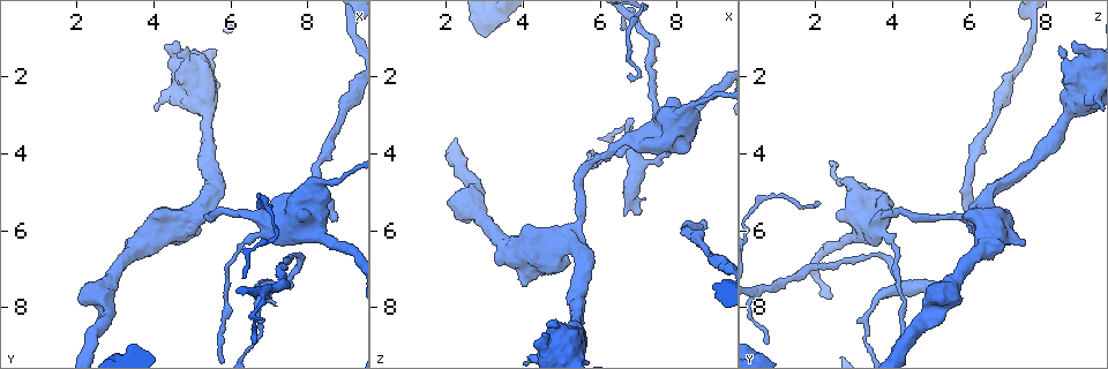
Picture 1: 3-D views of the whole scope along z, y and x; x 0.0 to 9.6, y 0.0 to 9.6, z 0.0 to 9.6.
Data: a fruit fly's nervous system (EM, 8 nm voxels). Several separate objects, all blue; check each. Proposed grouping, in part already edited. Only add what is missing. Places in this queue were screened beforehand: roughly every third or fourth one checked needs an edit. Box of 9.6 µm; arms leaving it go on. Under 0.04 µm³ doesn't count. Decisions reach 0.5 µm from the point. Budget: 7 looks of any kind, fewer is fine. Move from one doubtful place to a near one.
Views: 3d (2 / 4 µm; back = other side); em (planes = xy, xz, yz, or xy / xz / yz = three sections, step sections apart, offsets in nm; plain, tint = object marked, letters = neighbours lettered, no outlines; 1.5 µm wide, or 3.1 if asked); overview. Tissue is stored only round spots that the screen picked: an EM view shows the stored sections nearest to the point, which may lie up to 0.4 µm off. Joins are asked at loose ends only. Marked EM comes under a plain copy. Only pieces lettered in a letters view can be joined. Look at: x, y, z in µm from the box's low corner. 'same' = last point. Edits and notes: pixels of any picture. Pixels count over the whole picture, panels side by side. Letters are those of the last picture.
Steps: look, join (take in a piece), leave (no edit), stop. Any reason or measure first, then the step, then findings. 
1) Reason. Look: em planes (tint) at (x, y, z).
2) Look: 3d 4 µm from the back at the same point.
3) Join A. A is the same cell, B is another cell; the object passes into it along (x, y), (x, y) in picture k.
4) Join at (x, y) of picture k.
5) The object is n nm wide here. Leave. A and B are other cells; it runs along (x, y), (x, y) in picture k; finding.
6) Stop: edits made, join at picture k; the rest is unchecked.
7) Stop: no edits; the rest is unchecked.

Look: 3d 2 µm at (6.65, 8.90, 0.75).

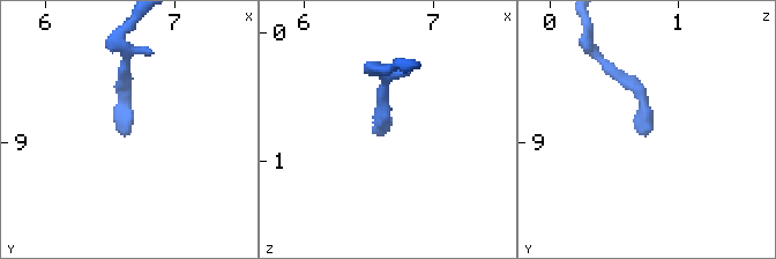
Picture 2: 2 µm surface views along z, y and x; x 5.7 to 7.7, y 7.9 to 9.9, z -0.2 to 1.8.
Look: em planes (letters) at (6.60, 8.96, 0.76).

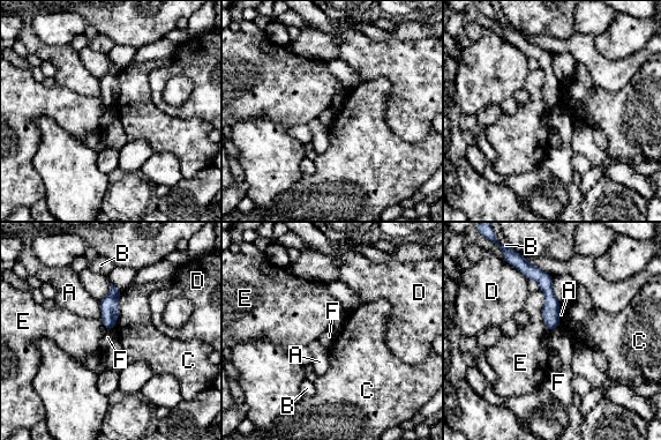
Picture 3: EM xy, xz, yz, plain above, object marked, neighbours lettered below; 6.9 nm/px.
The object is 120 nm wide here. Leave. A, B, C, D, E and F are other cells; none of them fits.

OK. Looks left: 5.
An open end. Look: 3d 2 µm at (4.05, 6.40, 7.40).

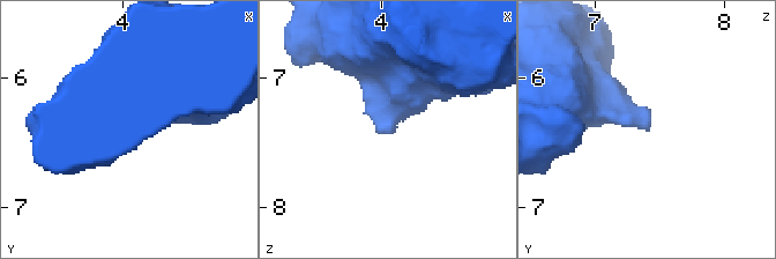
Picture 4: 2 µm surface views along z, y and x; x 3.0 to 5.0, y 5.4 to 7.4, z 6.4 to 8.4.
Need the tissue. Look: em xz step 4 (letters) at (4.00, 6.40, 7.42).

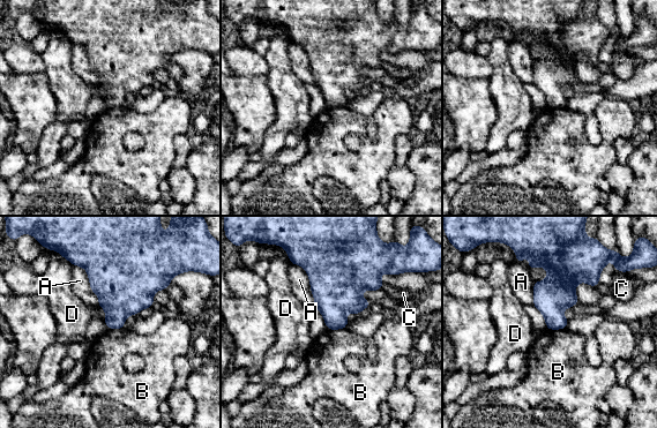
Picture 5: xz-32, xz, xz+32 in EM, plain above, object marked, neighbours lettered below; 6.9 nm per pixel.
Cut it another way. Look: em planes (letters) at the same point.

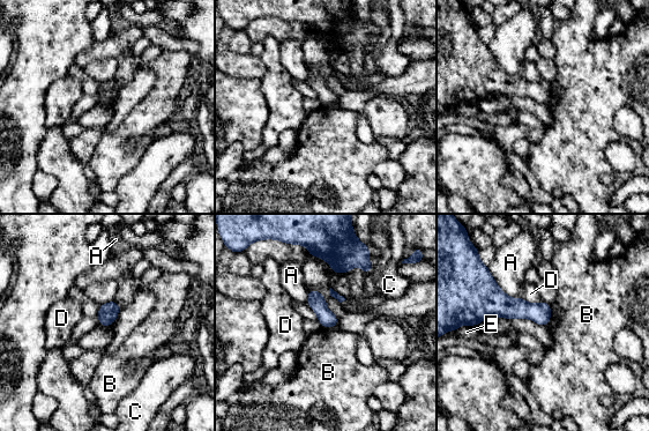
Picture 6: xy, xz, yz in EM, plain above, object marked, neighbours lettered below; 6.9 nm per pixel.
The longest contact is with A, 300 nm. Leave. A, B, C, D and E are other cells; none of them fits.

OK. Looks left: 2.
Look: 3d 4 µm at (8.70, 5.75, 5.70).

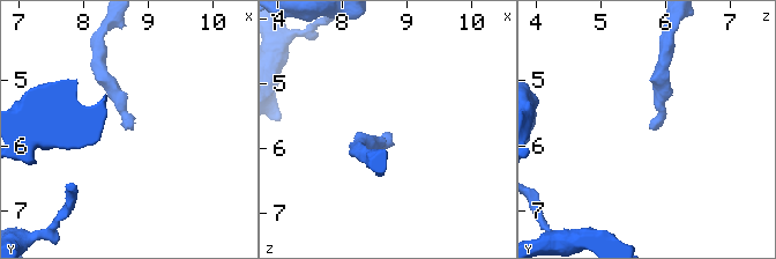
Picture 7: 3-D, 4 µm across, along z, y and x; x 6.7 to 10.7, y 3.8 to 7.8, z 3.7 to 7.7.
Now the EM. Look: em planes (letters) at (8.70, 5.75, 5.75).

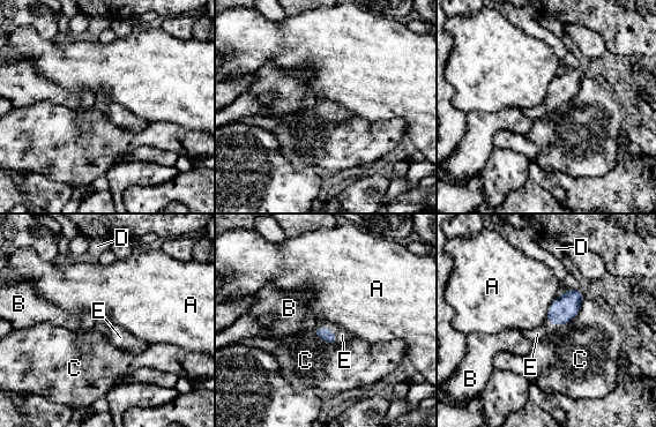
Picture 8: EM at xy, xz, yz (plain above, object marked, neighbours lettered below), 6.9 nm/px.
Join E. E is the same cell, A, B, C and D are other cells; the object passes into it along (325, 334), (329, 329), (342, 335) in picture 8; the neuron continues.

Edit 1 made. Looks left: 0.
Stop: edits made, join at picture 8; the rest is unchecked.

